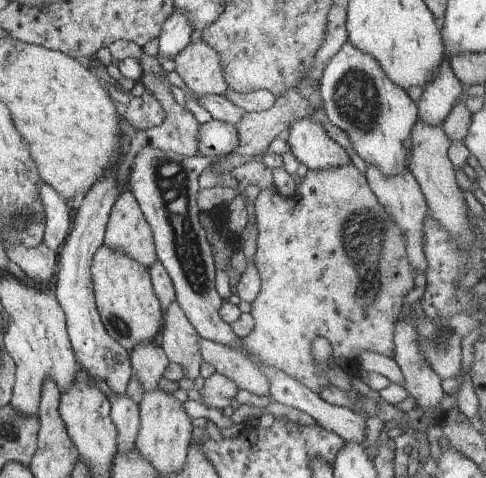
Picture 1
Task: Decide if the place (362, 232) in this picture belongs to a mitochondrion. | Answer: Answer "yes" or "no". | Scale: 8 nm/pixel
yes

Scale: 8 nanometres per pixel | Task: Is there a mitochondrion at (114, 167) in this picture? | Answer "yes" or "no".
no

